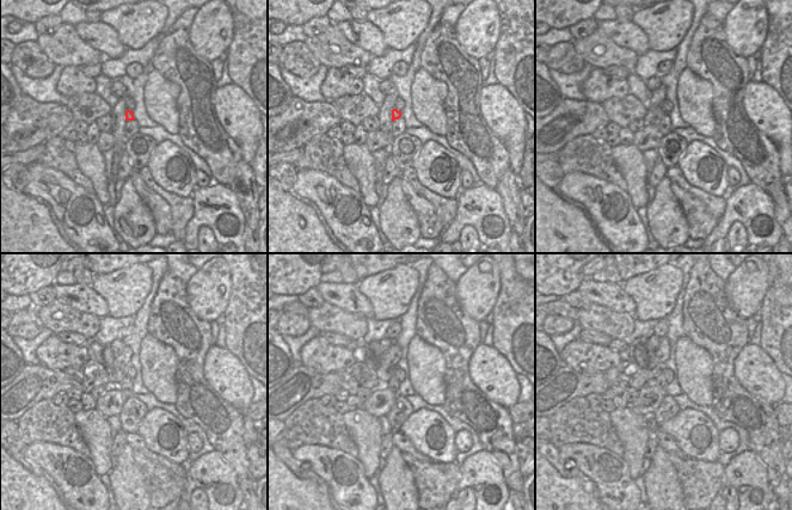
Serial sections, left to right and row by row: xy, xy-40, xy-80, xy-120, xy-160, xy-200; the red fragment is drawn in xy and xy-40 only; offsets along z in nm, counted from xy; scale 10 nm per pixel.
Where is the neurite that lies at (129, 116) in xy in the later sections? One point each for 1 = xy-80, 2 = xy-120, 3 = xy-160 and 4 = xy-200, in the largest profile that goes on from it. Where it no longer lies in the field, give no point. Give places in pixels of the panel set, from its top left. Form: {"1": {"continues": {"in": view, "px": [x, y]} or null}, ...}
{"1": {"continues": {"in": "xy-80", "px": [660, 112]}}, "2": {"continues": {"in": "xy-120", "px": [116, 375]}}, "3": {"continues": {"in": "xy-160", "px": [374, 360]}}, "4": {"continues": {"in": "xy-200", "px": [638, 352]}}}

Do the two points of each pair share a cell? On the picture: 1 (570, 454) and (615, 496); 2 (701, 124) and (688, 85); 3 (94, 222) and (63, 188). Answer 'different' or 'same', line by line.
1: same
2: same
3: same

